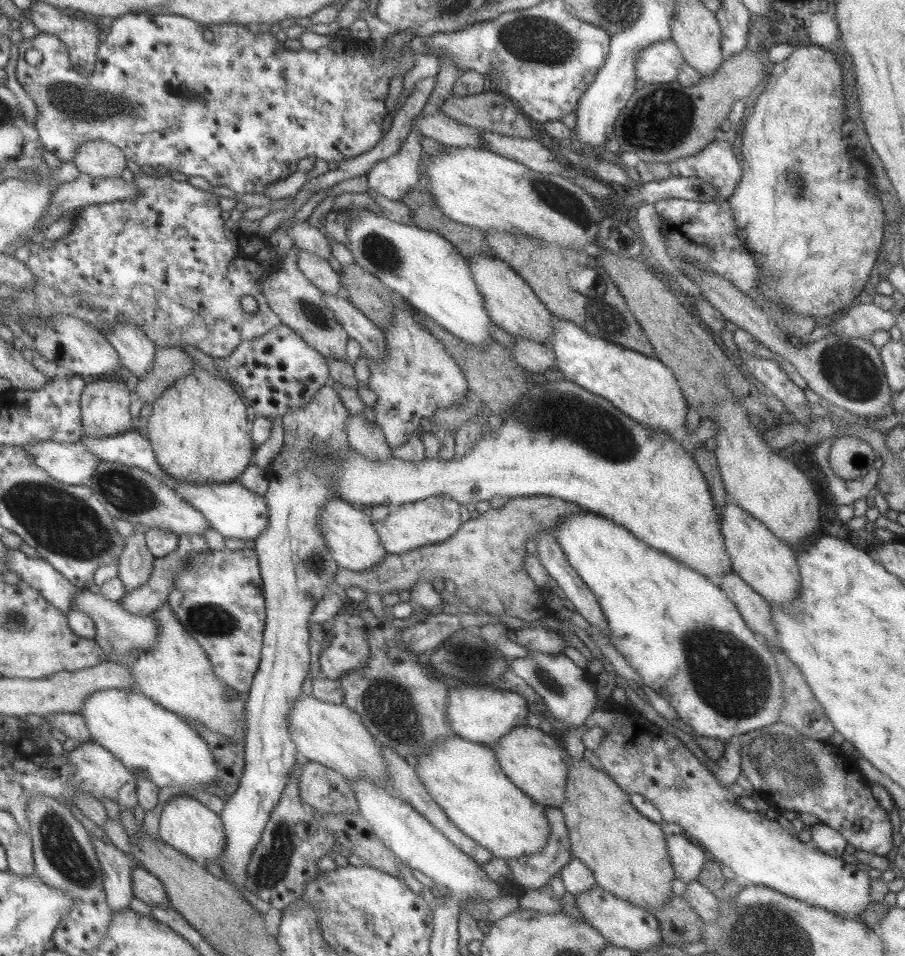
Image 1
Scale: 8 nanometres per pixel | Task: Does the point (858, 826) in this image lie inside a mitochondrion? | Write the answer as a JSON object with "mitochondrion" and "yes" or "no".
{"mitochondrion":"no"}

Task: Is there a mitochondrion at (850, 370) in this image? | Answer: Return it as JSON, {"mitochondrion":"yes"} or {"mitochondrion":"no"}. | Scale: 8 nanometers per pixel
{"mitochondrion":"yes"}

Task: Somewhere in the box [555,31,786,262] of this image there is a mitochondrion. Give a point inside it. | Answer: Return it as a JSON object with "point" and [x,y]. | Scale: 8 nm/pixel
{"point":[659,123]}

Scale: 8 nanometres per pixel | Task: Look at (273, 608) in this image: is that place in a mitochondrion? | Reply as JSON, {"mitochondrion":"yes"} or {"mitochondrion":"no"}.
{"mitochondrion":"no"}

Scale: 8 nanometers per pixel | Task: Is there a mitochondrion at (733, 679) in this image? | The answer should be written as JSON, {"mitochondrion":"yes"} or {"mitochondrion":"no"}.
{"mitochondrion":"yes"}

